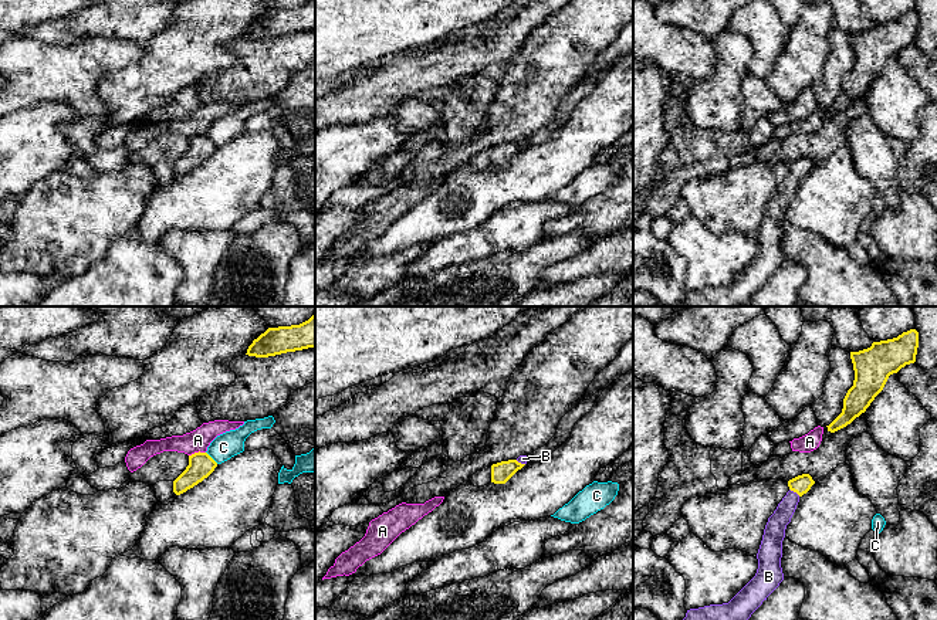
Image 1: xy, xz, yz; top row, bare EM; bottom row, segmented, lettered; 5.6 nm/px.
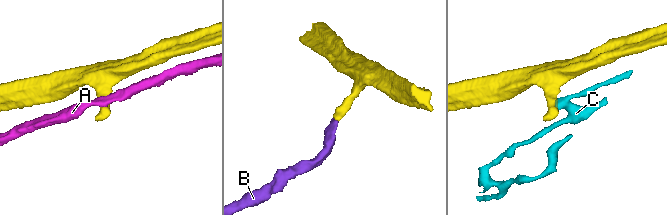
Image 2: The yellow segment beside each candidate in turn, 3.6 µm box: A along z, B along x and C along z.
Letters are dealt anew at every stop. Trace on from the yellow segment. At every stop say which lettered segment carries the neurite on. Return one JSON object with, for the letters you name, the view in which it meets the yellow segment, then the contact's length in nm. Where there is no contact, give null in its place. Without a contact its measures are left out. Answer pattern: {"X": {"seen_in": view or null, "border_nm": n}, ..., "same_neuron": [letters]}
{"B": {"seen_in": "yz", "border_nm": 80}, "same_neuron": ["B"]}

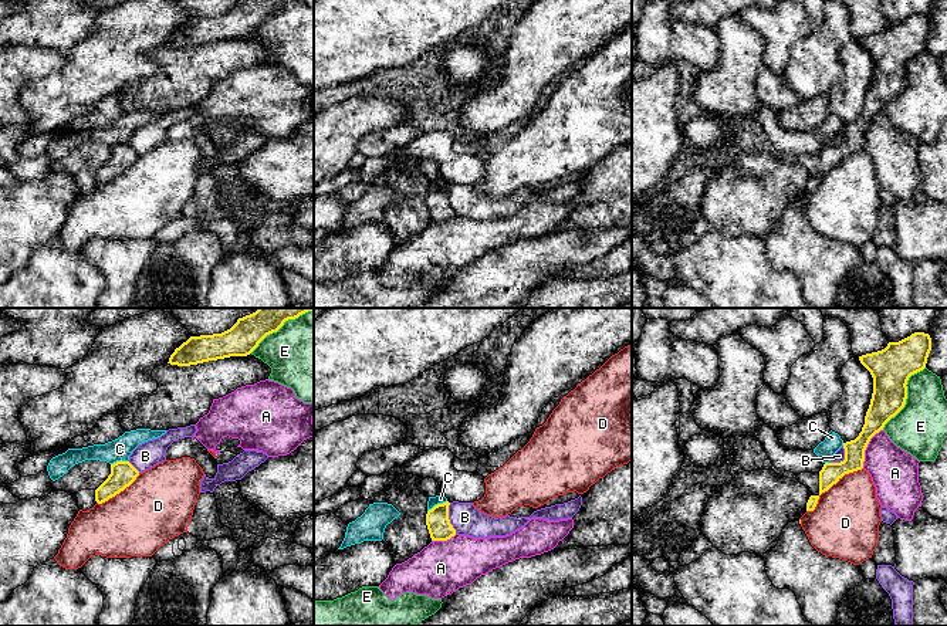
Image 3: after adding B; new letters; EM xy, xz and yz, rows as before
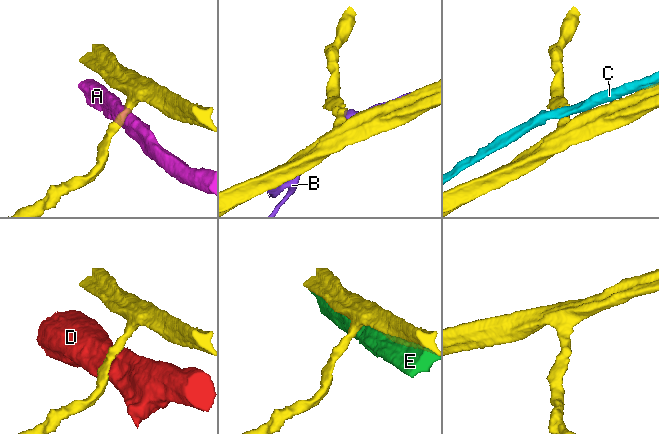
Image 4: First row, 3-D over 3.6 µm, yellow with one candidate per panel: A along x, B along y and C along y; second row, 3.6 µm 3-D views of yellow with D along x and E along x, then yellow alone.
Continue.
{"same_neuron": []}

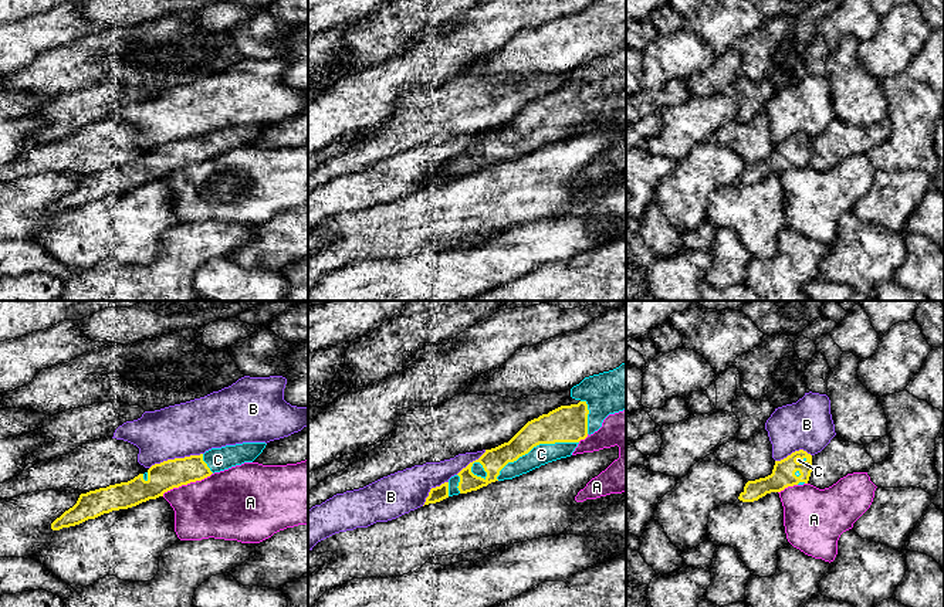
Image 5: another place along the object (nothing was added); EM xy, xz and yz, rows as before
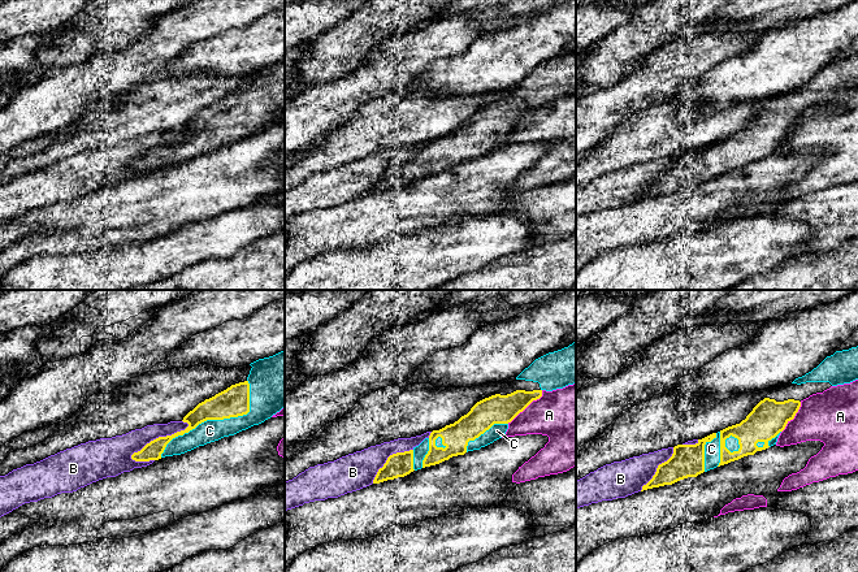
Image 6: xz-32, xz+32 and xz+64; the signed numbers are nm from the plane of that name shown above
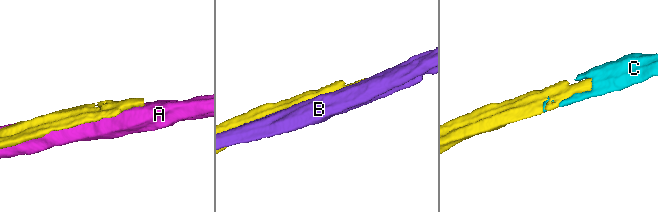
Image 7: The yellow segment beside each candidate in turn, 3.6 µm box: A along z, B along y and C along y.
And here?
{"C": {"seen_in": "xz", "border_nm": 500}, "same_neuron": ["C"]}

